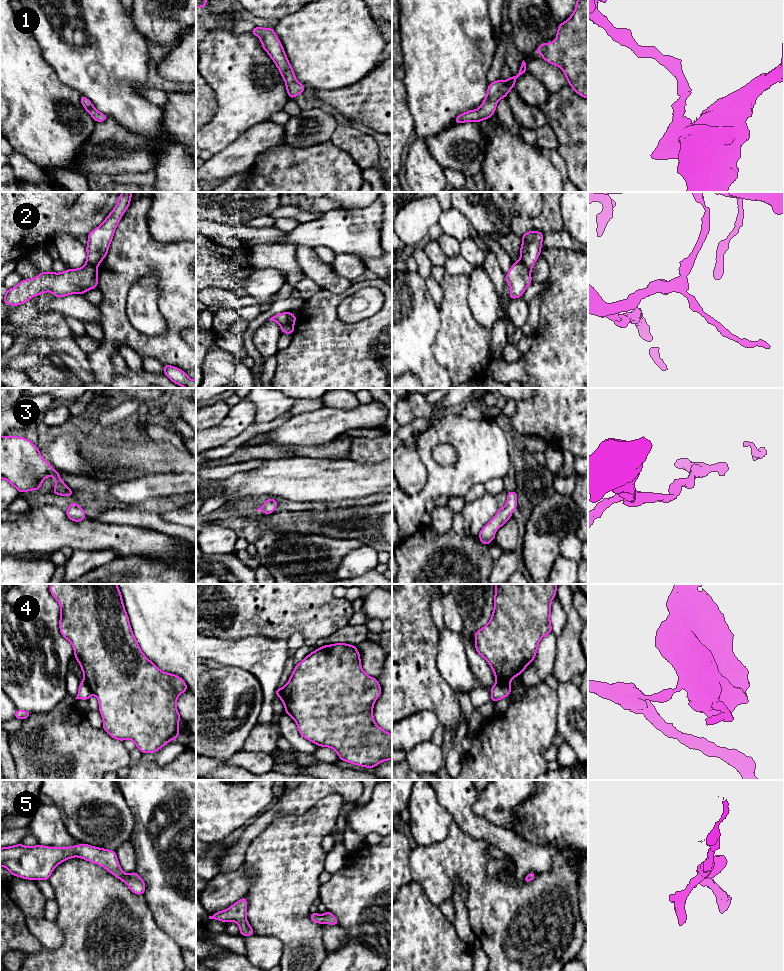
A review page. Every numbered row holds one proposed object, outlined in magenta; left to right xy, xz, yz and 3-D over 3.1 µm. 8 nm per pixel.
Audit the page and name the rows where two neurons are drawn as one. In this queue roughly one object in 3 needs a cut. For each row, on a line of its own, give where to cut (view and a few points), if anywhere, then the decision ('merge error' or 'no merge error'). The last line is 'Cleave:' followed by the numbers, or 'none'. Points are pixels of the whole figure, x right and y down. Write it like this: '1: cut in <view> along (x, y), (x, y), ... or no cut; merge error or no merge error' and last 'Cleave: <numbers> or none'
1: no cut; no merge error
2: cut in xz along (293, 323), (281, 327); merge error
3: no cut; no merge error
4: cut in xy along (84, 679), (92, 693); merge error
5: no cut; no merge error
Cleave: 2, 4

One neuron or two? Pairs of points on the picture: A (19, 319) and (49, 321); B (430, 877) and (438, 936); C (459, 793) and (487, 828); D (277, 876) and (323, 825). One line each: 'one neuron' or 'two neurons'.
A: two neurons
B: two neurons
C: one neuron
D: one neuron

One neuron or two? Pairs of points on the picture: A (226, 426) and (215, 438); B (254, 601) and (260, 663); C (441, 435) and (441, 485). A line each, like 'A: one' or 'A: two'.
A: one
B: two
C: one

